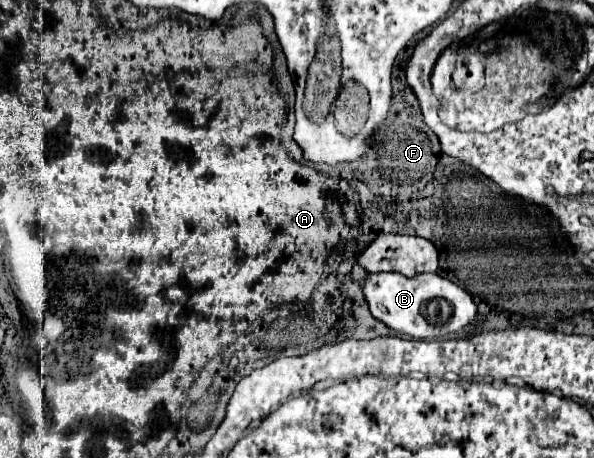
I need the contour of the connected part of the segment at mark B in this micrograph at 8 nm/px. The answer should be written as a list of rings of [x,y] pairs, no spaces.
[[[369,273],[361,283],[361,289],[375,319],[413,339],[445,337],[447,333],[463,329],[477,317],[477,305],[473,303],[471,295],[457,287],[453,281],[435,273],[415,277],[405,277],[397,273]]]

